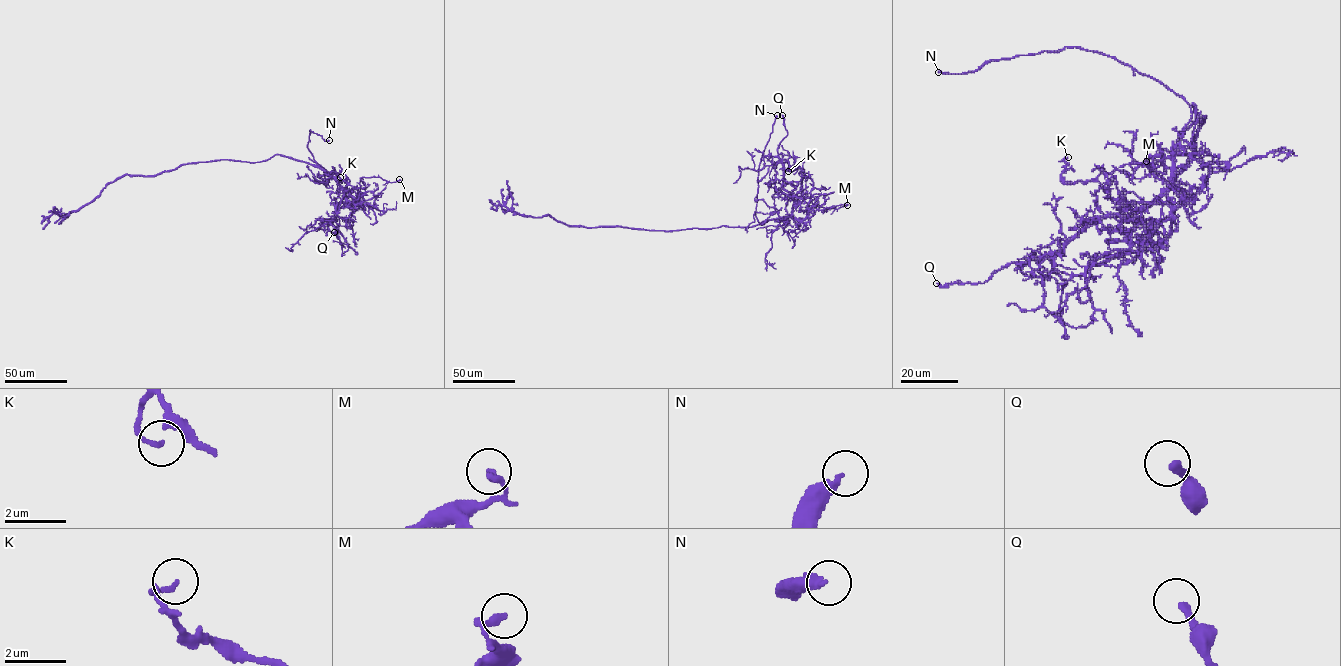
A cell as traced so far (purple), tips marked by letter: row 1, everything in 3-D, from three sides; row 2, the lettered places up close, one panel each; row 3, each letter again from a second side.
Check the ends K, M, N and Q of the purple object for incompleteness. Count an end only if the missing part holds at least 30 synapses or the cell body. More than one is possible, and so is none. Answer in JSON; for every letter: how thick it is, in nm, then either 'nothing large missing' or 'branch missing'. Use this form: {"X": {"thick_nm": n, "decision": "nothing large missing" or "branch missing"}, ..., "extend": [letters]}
{"K": {"thick_nm": 120, "decision": "nothing large missing"}, "M": {"thick_nm": 140, "decision": "nothing large missing"}, "N": {"thick_nm": 320, "decision": "branch missing"}, "Q": {"thick_nm": 220, "decision": "nothing large missing"}, "extend": ["N"]}

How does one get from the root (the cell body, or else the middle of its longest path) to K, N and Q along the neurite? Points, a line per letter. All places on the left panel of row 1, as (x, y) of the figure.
K: (255, 162), (277, 155), (307, 162), (324, 169), (356, 199), (363, 197), (365, 187), (354, 188), (340, 177)
N: (255, 162), (280, 155), (315, 165), (307, 147), (310, 130), (321, 135), (325, 141), (329, 140)
Q: (255, 162), (280, 155), (324, 169), (346, 199), (335, 203), (336, 217), (330, 223), (339, 232), (334, 232)

